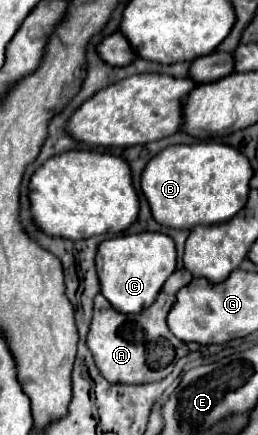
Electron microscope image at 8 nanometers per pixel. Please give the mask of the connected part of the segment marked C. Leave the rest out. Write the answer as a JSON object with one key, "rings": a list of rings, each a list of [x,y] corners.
{"rings":[[[137,233],[119,235],[107,239],[97,249],[97,273],[101,281],[101,293],[121,313],[137,313],[149,307],[161,291],[167,277],[175,271],[175,243],[163,233]]]}

